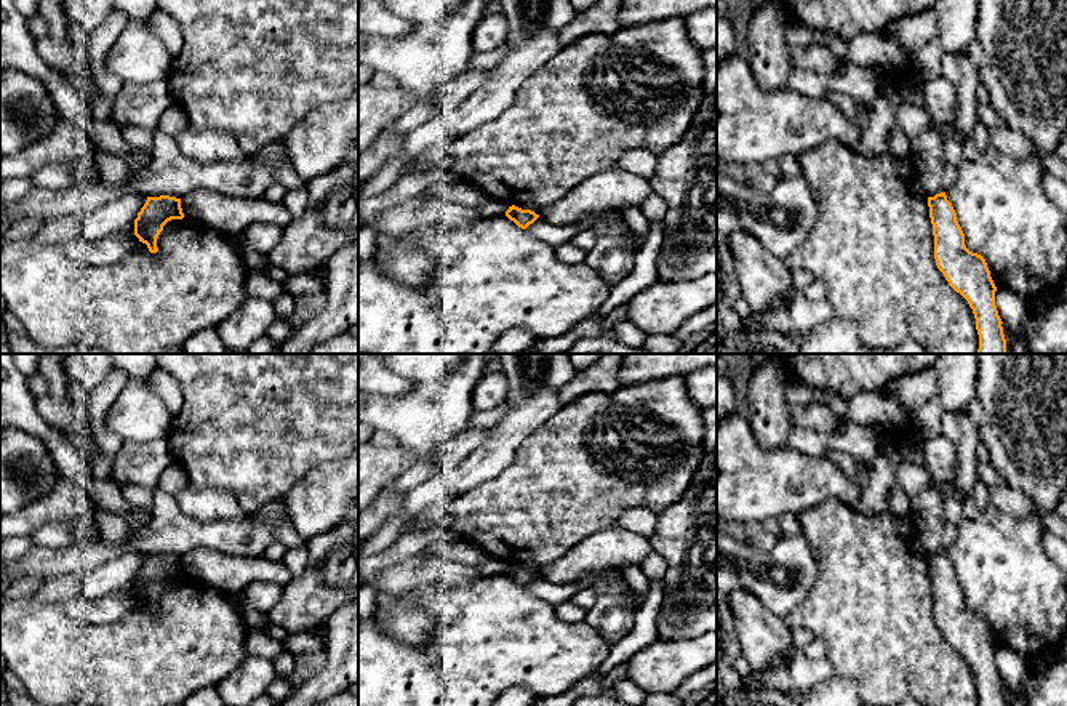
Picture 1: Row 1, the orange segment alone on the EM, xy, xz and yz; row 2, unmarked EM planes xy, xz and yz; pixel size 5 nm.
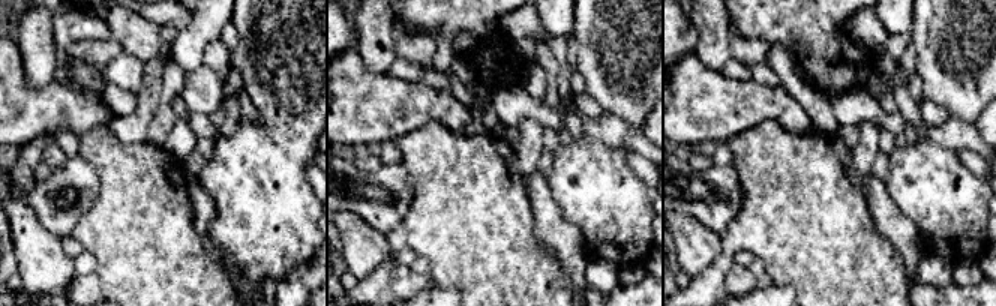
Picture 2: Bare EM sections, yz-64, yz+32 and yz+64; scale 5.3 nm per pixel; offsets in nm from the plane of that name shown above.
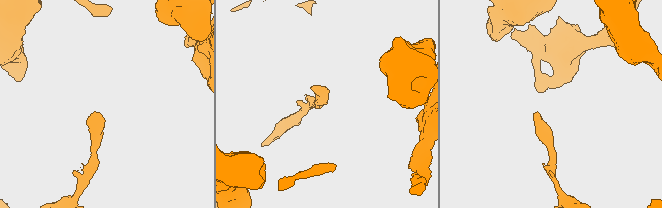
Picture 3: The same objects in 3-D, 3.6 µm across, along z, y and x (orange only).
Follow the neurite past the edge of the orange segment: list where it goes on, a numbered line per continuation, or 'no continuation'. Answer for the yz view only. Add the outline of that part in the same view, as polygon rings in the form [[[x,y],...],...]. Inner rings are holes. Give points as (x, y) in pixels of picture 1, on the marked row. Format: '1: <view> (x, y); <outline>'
no continuation

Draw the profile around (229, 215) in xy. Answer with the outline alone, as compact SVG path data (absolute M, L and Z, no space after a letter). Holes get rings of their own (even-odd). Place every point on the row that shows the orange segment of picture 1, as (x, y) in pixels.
M197 189L181 199L186 218L195 224L222 234L240 234L253 223L270 223L285 227L291 213L283 203L272 203L266 197L229 197Z

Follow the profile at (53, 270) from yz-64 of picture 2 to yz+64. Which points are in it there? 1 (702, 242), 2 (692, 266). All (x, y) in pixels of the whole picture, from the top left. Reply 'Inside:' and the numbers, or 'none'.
Inside: 1, 2

